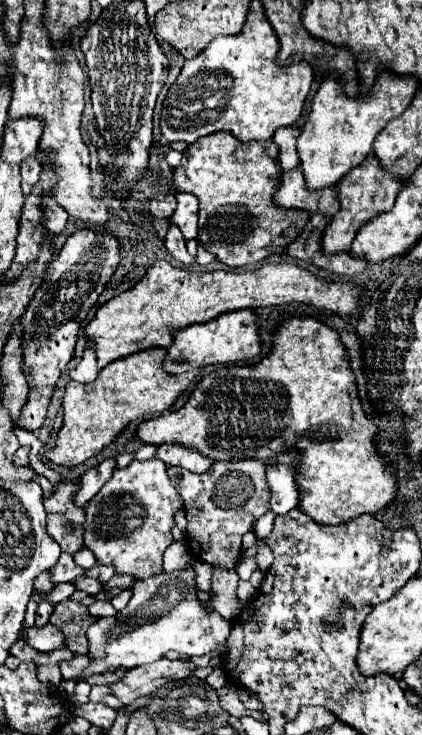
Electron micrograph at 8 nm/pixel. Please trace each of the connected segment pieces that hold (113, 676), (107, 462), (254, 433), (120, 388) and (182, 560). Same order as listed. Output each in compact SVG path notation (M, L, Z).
M118 669L118 671L112 671L112 673L98 673L98 675L90 675L82 681L90 683L90 685L112 685L116 681L122 679L122 675L126 673L126 669Z
M108 457L108 459L104 459L100 465L88 469L88 471L82 475L82 479L80 479L82 487L80 487L80 491L76 493L74 503L80 505L80 507L84 507L84 505L106 485L106 481L110 481L110 477L112 477L114 471L116 471L116 459L114 459L114 457Z
M294 317L290 321L286 321L276 337L274 337L274 349L270 351L270 355L266 355L262 361L258 361L256 365L246 365L246 367L238 367L234 369L226 379L230 381L224 381L226 387L214 387L212 381L210 381L210 373L202 375L202 381L198 381L196 389L192 391L190 399L184 403L184 407L180 407L178 411L172 411L172 413L164 413L156 419L148 419L144 423L138 425L138 437L144 441L144 443L152 443L152 445L162 445L162 443L182 443L182 445L192 445L192 447L198 447L198 451L202 451L202 455L214 459L214 461L238 461L238 459L260 459L262 463L272 463L274 455L290 445L298 445L298 449L304 451L304 457L302 457L302 467L298 467L298 489L300 489L300 503L298 507L310 515L316 523L328 523L328 525L338 525L338 523L346 523L354 517L360 517L364 513L382 513L386 505L390 505L396 495L398 495L398 477L396 477L396 471L388 465L388 459L386 455L376 449L376 443L378 443L378 433L380 433L380 427L376 423L374 417L370 417L364 407L362 407L362 401L358 399L358 383L356 383L356 375L350 367L350 361L348 361L348 351L338 335L338 331L334 331L332 327L316 321L316 319L310 319L308 323L304 321L304 317Z
M150 347L108 363L92 383L70 381L66 385L66 395L62 403L64 425L58 431L56 447L48 449L44 457L64 467L78 465L114 443L130 423L156 417L172 407L174 401L188 391L190 383L204 373L204 369L200 367L182 375L172 375L166 373L162 367L164 357L164 347Z
M172 541L164 551L164 571L176 571L184 567L192 558L192 553L184 541Z

